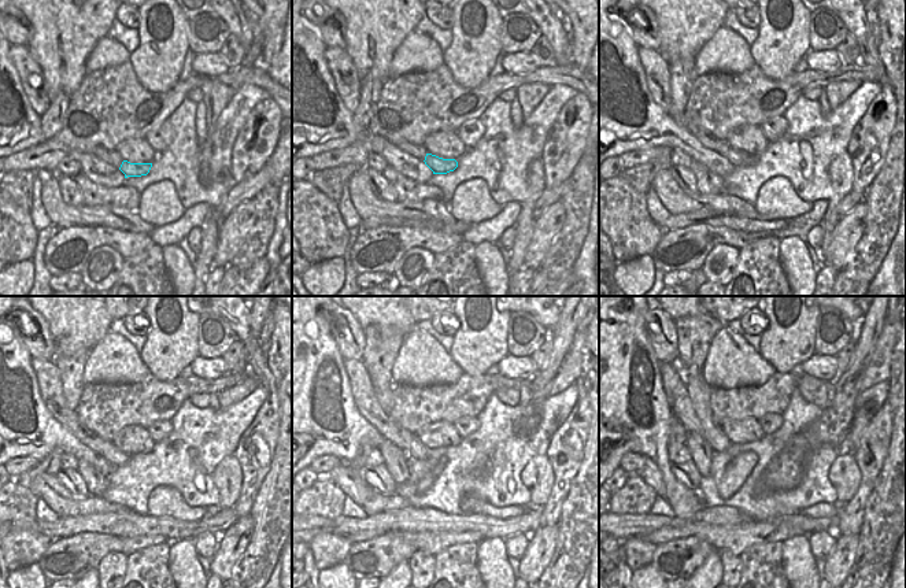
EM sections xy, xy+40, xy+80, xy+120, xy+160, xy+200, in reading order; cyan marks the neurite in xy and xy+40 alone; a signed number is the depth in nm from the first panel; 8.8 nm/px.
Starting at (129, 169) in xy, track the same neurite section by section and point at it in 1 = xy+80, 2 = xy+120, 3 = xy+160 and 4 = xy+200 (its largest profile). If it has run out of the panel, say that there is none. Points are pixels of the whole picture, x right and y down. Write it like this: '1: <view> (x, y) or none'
1: xy+80 (738, 158)
2: xy+120 (69, 418)
3: xy+160 (378, 413)
4: xy+200 (692, 410)

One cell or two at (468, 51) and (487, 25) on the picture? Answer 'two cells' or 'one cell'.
one cell

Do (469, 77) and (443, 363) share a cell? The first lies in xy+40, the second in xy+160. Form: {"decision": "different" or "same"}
{"decision": "different"}

